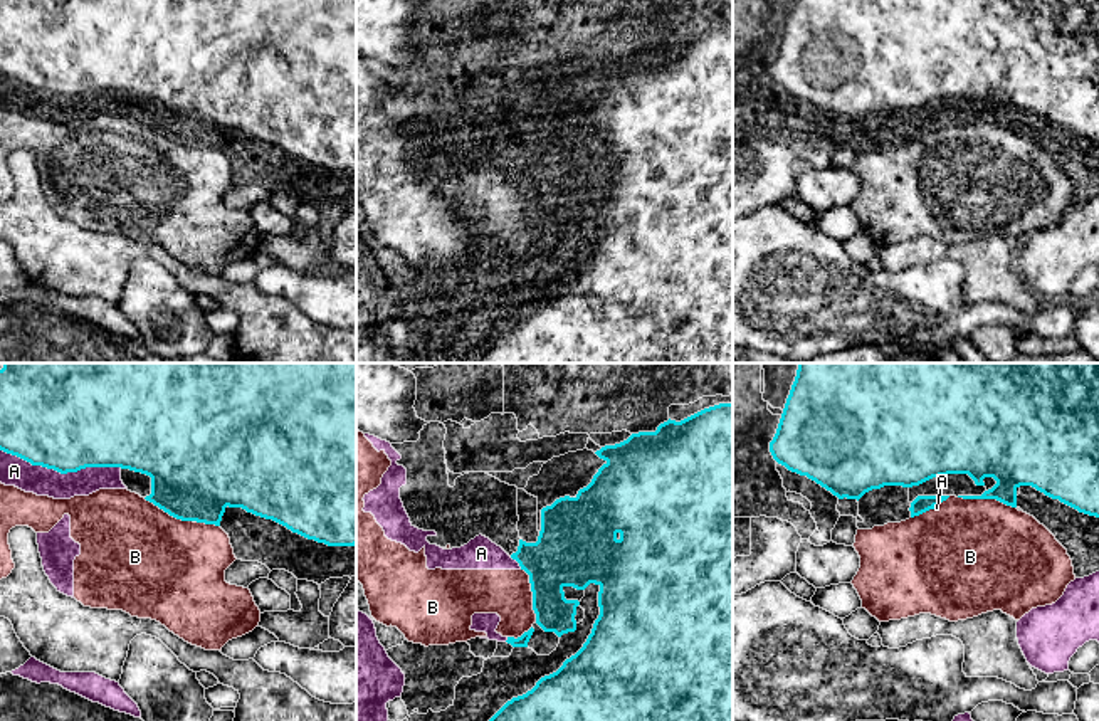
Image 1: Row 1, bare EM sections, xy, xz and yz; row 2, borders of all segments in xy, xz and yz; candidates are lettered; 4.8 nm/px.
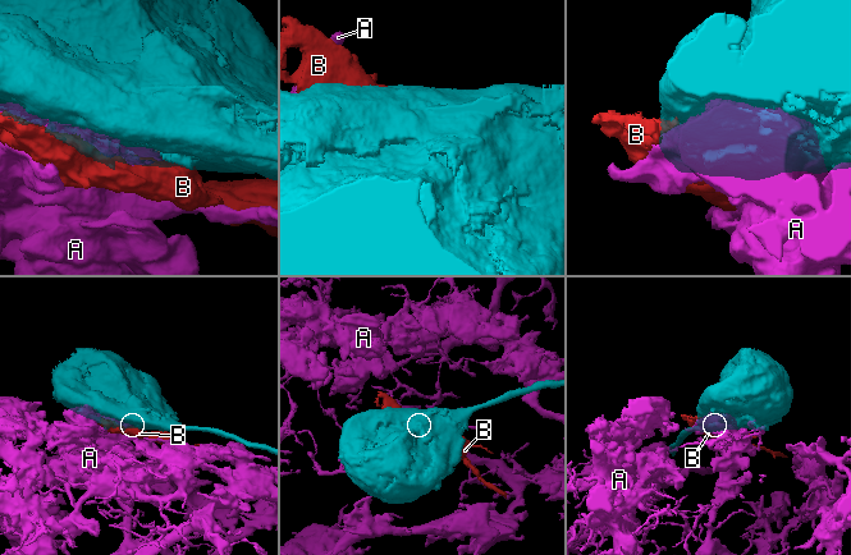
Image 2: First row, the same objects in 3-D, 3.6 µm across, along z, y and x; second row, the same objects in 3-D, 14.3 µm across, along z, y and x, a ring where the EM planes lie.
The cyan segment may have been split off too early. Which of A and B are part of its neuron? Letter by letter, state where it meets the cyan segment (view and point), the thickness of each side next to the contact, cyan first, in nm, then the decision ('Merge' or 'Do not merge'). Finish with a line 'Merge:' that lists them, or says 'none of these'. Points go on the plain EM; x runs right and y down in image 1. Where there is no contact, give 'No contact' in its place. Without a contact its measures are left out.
A: Touches cyan at xy (61, 96). Thickness 460 nm (cyan) against 140 nm. Do not merge
B: Touches cyan at yz (987, 121). Thickness 300 nm (cyan) against 500 nm. Do not merge
Merge: none of these

